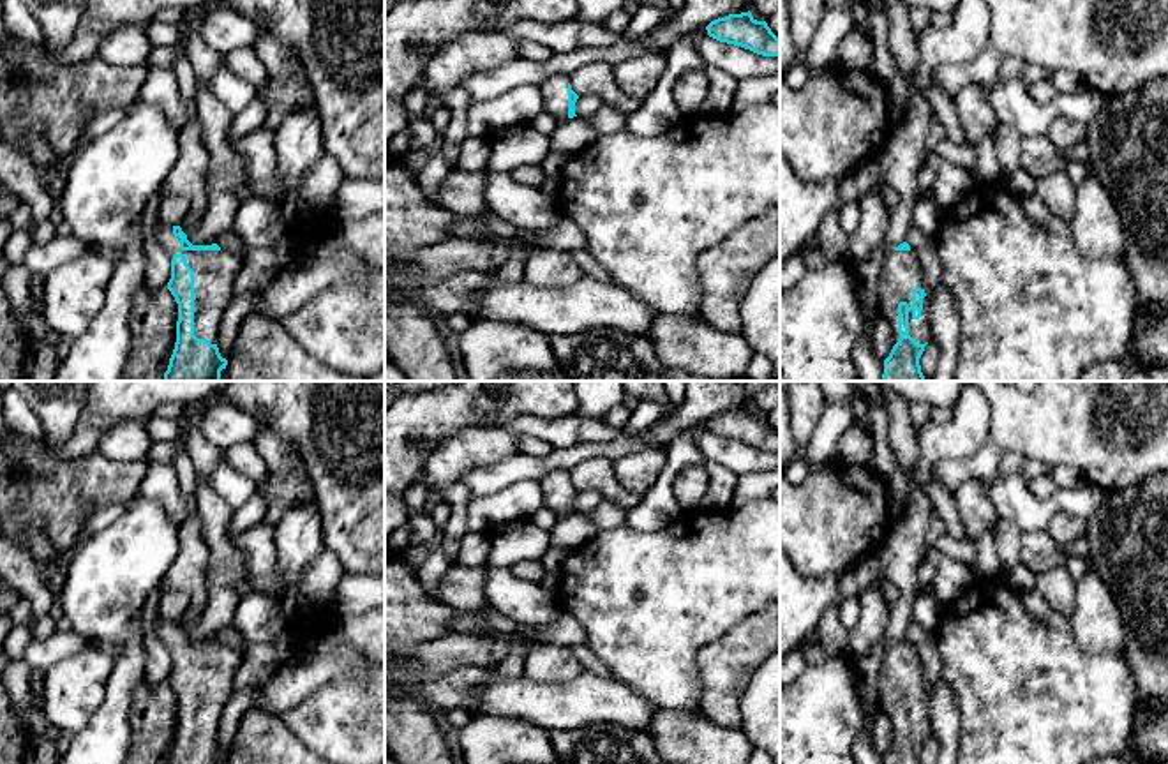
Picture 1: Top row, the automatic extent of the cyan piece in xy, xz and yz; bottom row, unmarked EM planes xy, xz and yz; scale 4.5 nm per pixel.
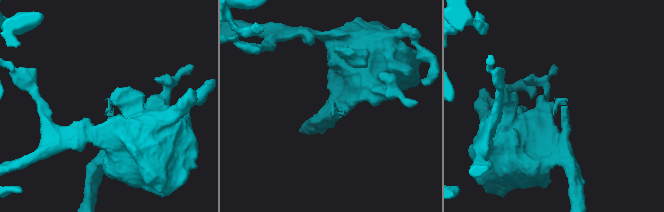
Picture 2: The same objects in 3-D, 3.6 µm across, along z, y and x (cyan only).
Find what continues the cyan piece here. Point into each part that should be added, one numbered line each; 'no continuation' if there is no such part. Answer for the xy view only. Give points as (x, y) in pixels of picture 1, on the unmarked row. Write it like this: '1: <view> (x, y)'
1: xy (214, 666)

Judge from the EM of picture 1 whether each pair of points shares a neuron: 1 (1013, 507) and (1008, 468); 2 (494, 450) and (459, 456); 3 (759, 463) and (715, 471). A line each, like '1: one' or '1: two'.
1: two
2: one
3: two

